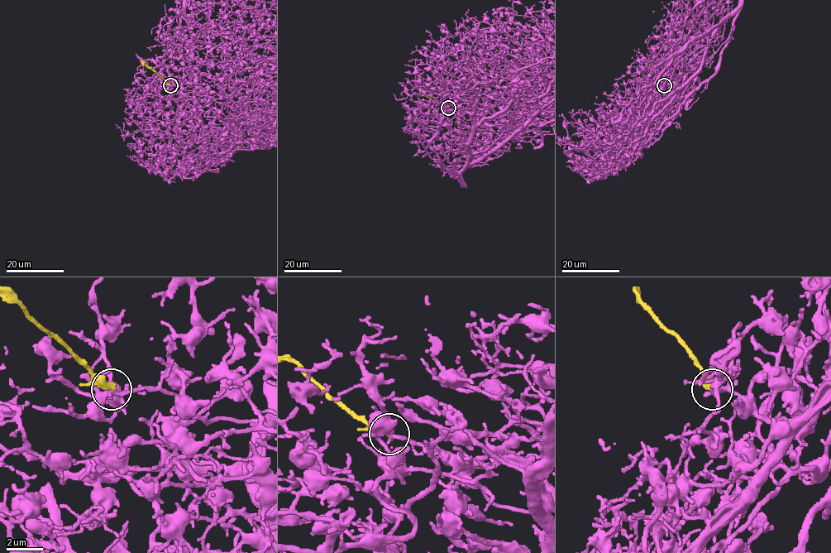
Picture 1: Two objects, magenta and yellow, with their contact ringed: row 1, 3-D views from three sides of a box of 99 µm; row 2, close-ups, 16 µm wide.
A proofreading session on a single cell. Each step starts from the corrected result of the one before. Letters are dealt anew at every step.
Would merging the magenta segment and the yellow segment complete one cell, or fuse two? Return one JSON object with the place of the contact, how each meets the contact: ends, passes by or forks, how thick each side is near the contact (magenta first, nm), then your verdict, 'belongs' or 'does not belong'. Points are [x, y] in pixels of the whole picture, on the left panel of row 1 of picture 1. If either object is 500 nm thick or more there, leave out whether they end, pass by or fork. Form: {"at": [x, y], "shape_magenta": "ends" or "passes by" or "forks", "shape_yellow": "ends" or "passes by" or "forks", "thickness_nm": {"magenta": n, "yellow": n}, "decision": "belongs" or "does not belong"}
{"at": [170, 85], "shape_magenta": "ends", "shape_yellow": "ends", "thickness_nm": {"magenta": 260, "yellow": 420}, "decision": "does not belong"}

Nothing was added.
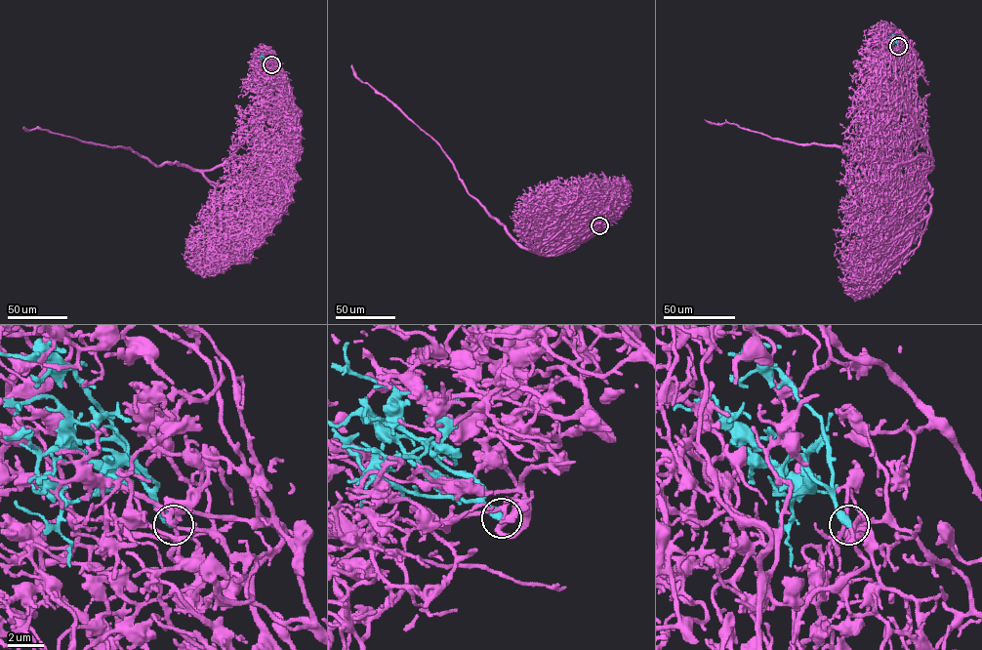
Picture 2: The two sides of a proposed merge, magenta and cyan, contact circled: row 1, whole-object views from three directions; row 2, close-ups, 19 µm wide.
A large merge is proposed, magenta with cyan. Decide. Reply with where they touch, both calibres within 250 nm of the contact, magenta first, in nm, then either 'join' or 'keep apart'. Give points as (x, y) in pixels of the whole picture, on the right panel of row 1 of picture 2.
place (898, 46); calibres 160 and 480 nm; join

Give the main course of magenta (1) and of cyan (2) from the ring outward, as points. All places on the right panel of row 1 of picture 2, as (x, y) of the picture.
1: (898, 45), (914, 63), (928, 172), (874, 166), (838, 146), (705, 120)
2: (898, 46), (886, 35), (883, 36)

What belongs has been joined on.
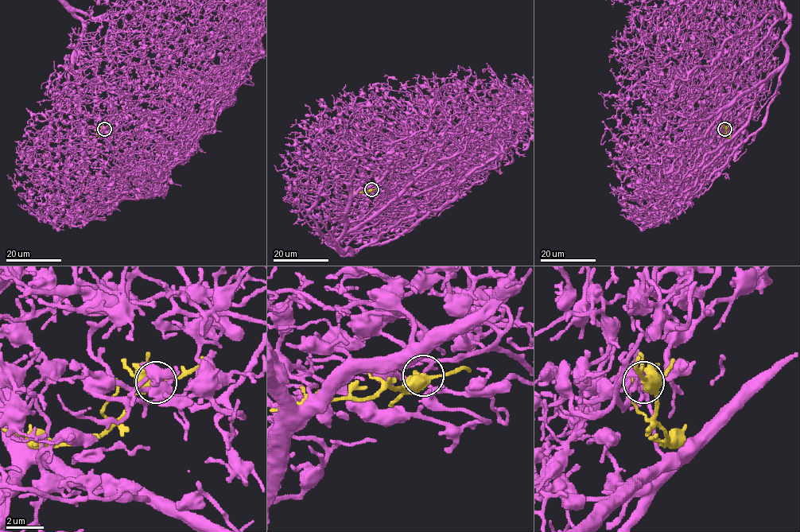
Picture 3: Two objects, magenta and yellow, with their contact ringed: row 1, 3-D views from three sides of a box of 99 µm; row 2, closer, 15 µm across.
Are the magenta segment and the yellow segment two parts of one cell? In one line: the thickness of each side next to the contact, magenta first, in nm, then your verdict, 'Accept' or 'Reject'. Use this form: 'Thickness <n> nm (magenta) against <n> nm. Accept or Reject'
Thickness 170 nm (magenta) against 400 nm. Accept

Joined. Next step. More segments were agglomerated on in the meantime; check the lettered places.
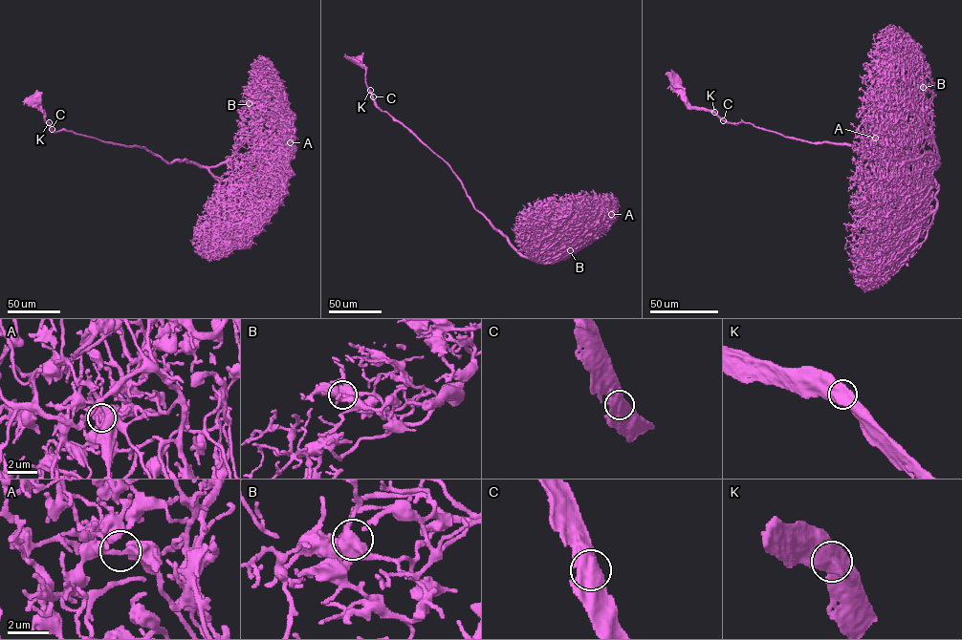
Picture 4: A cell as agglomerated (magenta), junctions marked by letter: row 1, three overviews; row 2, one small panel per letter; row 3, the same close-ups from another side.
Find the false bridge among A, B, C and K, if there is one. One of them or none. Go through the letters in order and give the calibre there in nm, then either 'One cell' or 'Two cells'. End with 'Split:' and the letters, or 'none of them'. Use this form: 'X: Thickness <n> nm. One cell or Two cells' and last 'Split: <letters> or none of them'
A: Thickness 280 nm. One cell
B: Thickness 500 nm. One cell
C: Thickness 650 nm. One cell
K: Thickness 650 nm. One cell
Split: none of them

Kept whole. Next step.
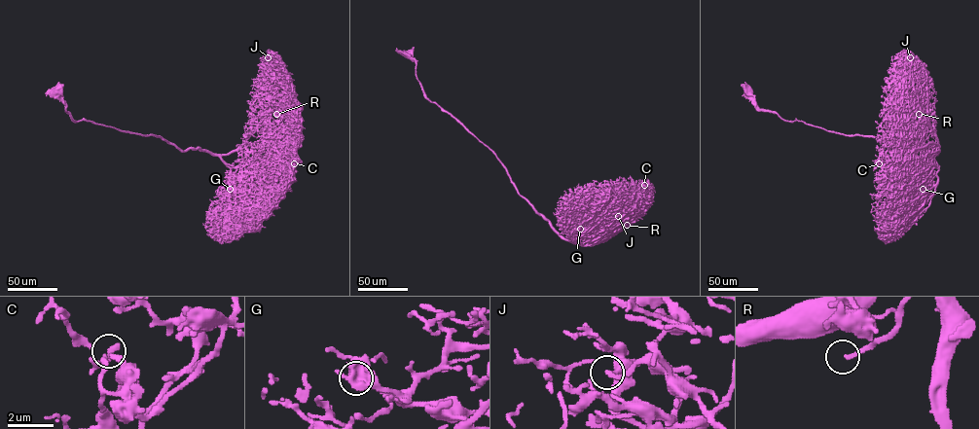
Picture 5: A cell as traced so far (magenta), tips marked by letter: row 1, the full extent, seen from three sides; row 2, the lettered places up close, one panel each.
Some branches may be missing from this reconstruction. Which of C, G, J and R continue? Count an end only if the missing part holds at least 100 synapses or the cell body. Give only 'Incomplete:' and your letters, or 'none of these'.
Incomplete: R

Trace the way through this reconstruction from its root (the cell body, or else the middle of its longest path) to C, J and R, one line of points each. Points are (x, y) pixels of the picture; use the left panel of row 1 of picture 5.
C: (56, 91), (75, 121), (159, 135), (182, 151), (200, 148), (265, 173), (294, 163)
J: (56, 91), (75, 121), (159, 135), (182, 151), (226, 154), (263, 122), (268, 57)
R: (56, 91), (75, 121), (91, 121), (123, 130), (159, 135), (182, 151), (234, 152), (277, 107), (276, 114)

